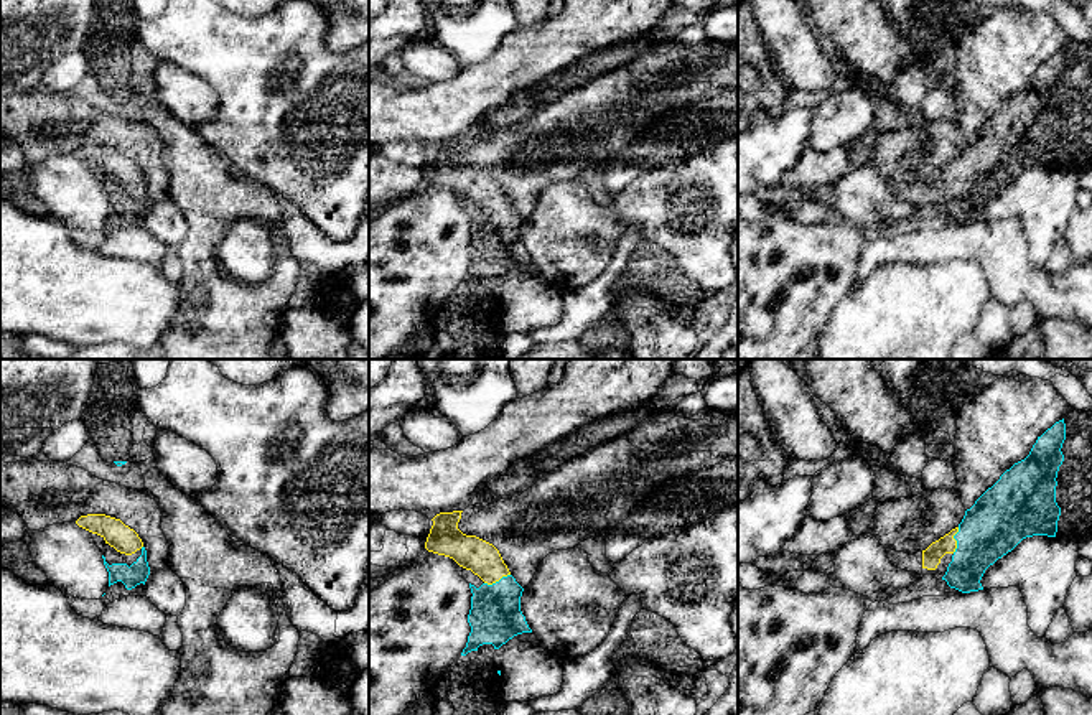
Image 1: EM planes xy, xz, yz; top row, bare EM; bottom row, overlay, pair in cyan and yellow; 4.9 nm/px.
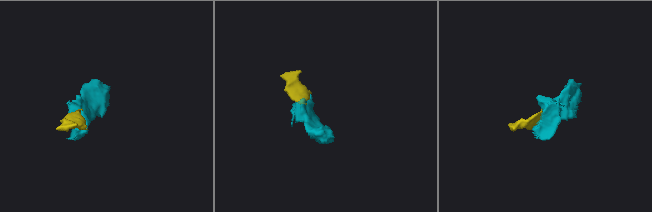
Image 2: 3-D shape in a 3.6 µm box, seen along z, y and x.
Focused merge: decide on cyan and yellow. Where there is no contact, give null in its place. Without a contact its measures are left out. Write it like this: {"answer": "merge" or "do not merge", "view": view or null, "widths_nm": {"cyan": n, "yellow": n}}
{"answer": "merge", "view": "xz", "widths_nm": {"cyan": 260, "yellow": 170}}

